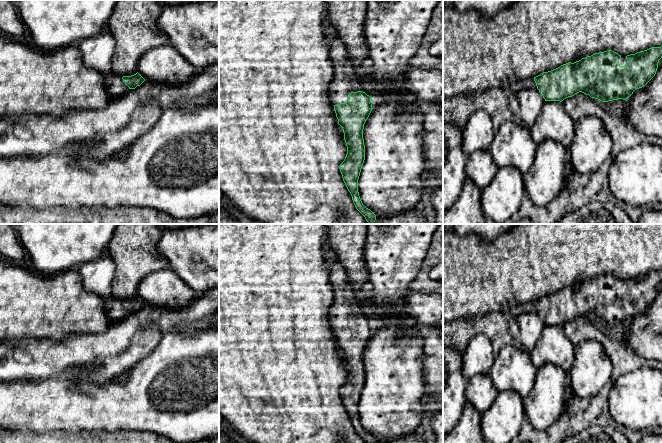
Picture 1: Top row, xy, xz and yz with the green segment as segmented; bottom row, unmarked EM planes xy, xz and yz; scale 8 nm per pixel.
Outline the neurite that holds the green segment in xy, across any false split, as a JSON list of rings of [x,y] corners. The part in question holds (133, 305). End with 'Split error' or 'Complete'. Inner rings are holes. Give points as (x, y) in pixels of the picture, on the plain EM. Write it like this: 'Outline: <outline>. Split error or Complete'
Outline: [[[110,296],[105,299],[105,307],[108,316],[112,321],[123,319],[129,313],[135,313],[140,310],[145,303],[137,296],[131,300],[120,300]]]. Split error

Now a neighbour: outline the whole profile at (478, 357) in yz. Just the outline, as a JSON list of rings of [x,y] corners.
[[[479,334],[471,339],[463,356],[463,375],[470,379],[478,374],[490,373],[495,354],[491,341],[483,334]]]

